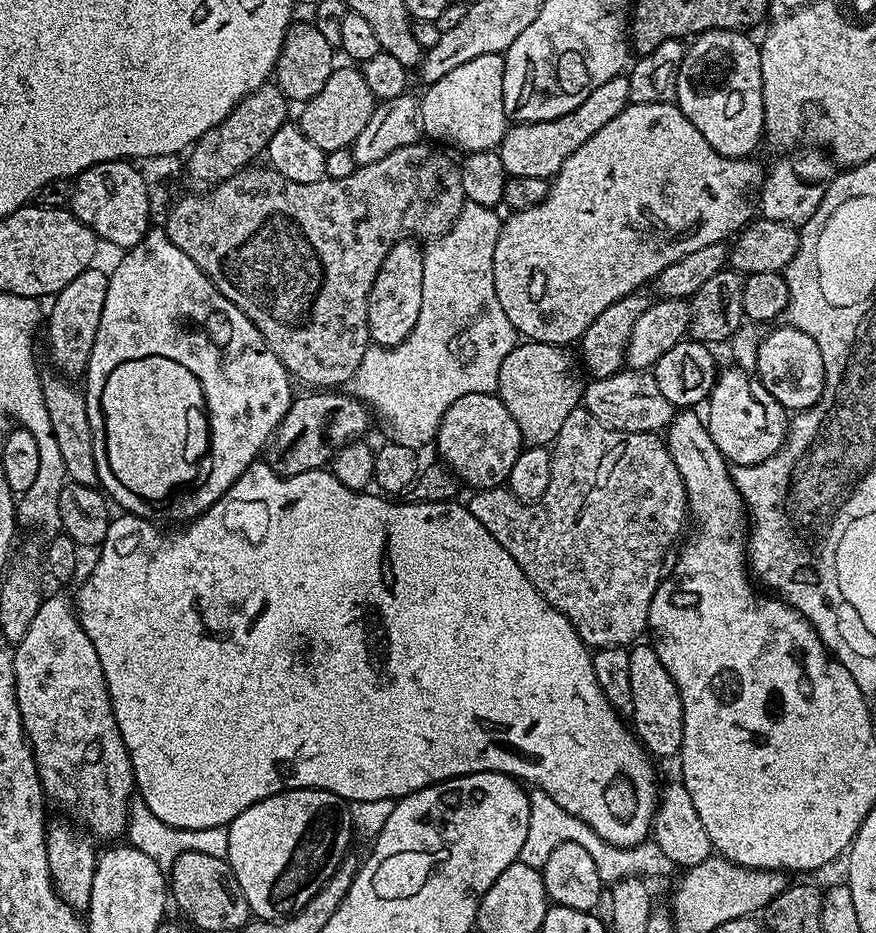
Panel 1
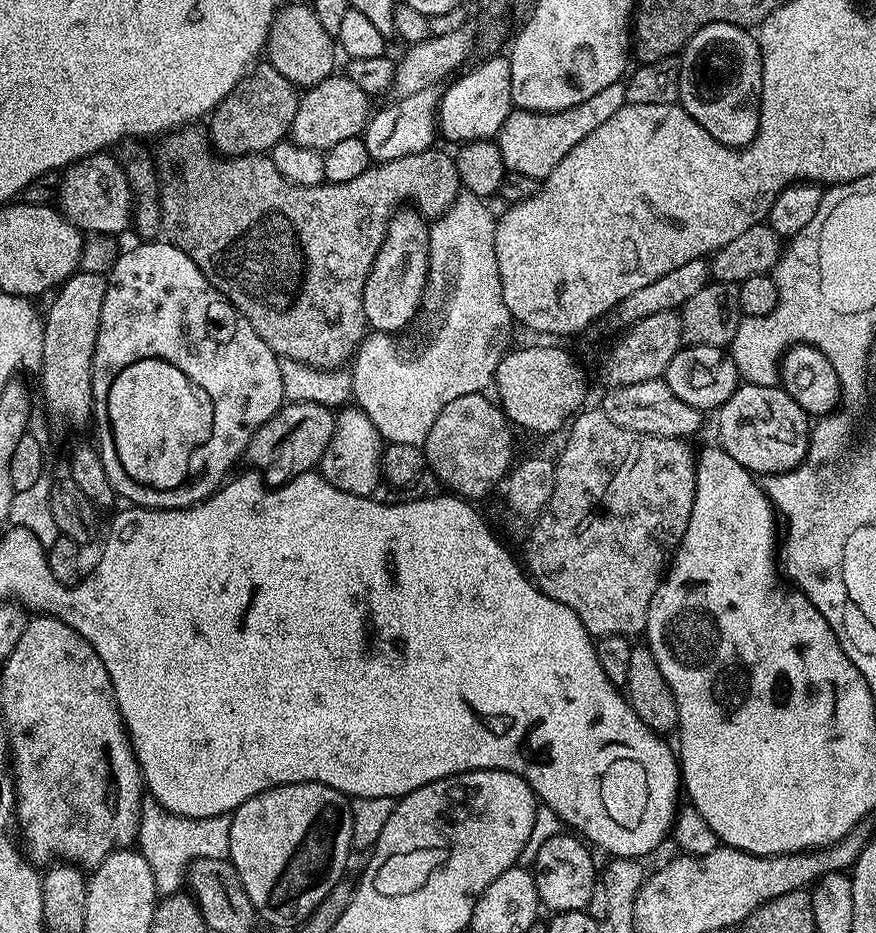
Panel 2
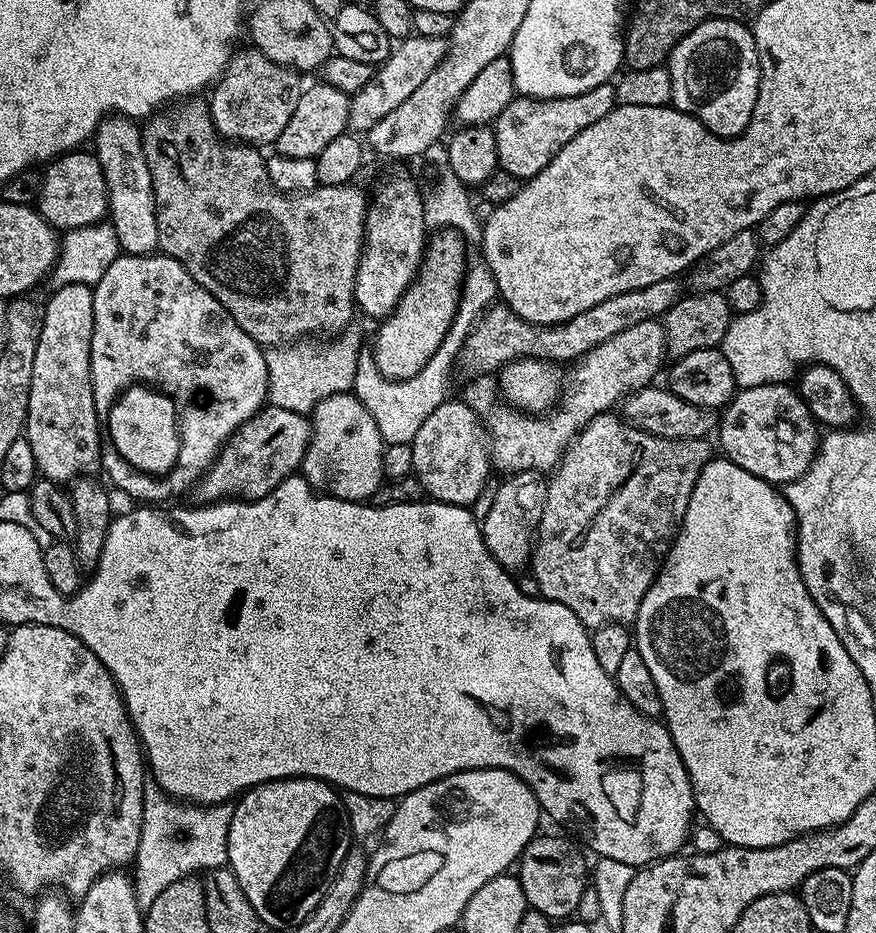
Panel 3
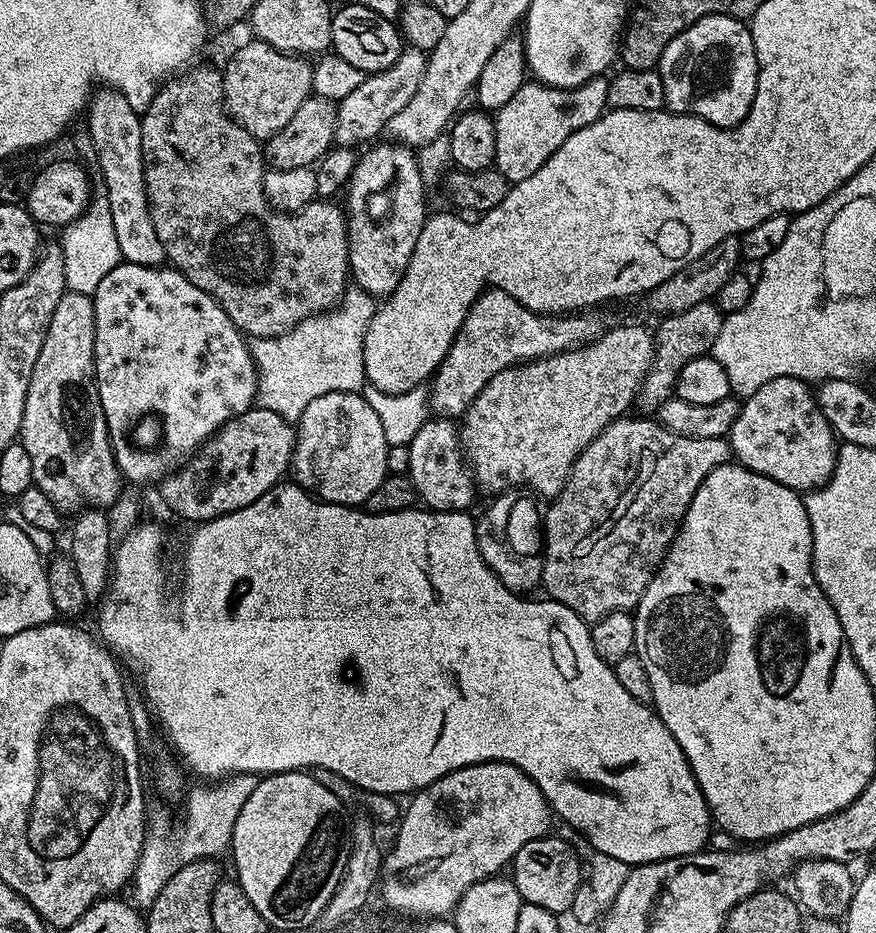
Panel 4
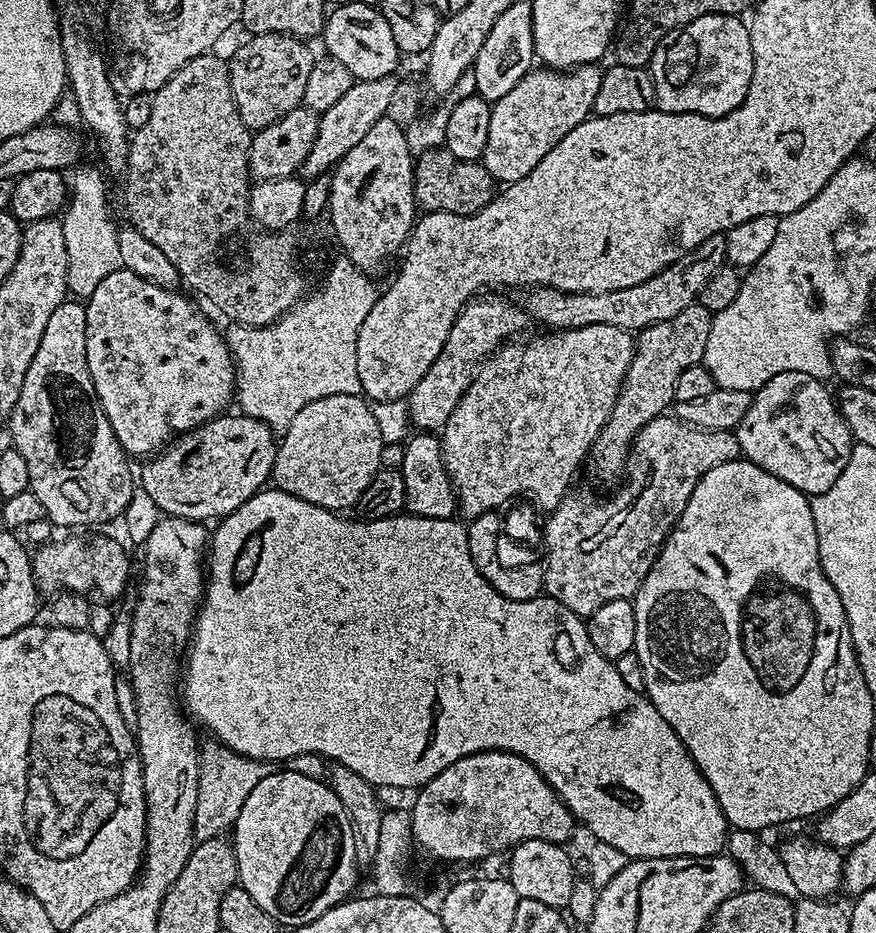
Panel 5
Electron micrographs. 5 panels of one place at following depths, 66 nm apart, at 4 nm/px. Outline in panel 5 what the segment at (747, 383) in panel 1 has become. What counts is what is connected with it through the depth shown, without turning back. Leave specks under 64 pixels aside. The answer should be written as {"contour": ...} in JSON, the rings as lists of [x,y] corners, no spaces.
{"contour":[[[801,372],[774,374],[753,395],[746,418],[734,429],[741,457],[747,463],[765,468],[782,482],[790,482],[809,498],[822,495],[838,482],[854,443],[837,397],[822,381],[820,376]]]}

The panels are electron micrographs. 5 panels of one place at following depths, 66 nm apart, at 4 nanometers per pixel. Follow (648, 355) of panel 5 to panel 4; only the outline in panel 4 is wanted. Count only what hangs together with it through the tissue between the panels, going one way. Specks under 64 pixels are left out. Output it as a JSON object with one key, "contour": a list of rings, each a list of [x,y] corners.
{"contour":[[[715,303],[690,306],[690,310],[675,312],[672,316],[661,319],[660,329],[655,329],[656,352],[652,356],[652,365],[644,375],[638,391],[638,404],[644,408],[659,409],[673,395],[679,372],[692,359],[707,356],[714,346],[714,338],[718,338],[718,330],[722,330],[725,313]]]}

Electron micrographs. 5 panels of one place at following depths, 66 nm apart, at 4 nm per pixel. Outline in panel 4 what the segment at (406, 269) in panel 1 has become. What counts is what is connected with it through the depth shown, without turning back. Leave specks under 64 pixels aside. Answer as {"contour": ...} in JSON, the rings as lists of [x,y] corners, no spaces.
{"contour":[[[395,142],[380,143],[373,143],[367,149],[369,152],[357,159],[346,185],[350,276],[355,287],[374,298],[391,295],[401,282],[426,219],[426,185],[416,161],[416,152]]]}

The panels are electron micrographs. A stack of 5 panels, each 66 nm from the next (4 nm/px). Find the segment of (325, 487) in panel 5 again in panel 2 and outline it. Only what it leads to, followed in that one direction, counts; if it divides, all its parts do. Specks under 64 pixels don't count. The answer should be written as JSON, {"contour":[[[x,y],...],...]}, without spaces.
{"contour":[[[344,406],[335,413],[332,437],[320,458],[318,465],[319,475],[324,477],[330,486],[355,496],[371,497],[376,483],[381,483],[380,454],[382,441],[380,435],[374,430],[370,418],[361,408]]]}

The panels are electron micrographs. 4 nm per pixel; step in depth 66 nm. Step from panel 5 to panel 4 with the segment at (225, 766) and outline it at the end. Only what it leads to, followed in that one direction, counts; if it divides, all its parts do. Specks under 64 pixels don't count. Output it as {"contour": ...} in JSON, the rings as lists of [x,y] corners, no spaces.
{"contour":[[[235,773],[218,783],[204,786],[199,794],[189,793],[185,803],[187,806],[184,812],[184,826],[175,833],[174,822],[163,803],[151,803],[147,807],[143,848],[139,854],[134,883],[131,885],[131,899],[141,909],[146,910],[150,907],[154,898],[158,898],[162,886],[166,886],[166,882],[174,878],[179,868],[189,865],[190,862],[215,859],[219,857],[218,854],[229,849],[238,815],[241,814],[250,794],[257,788],[258,780],[259,777],[248,773]]]}

